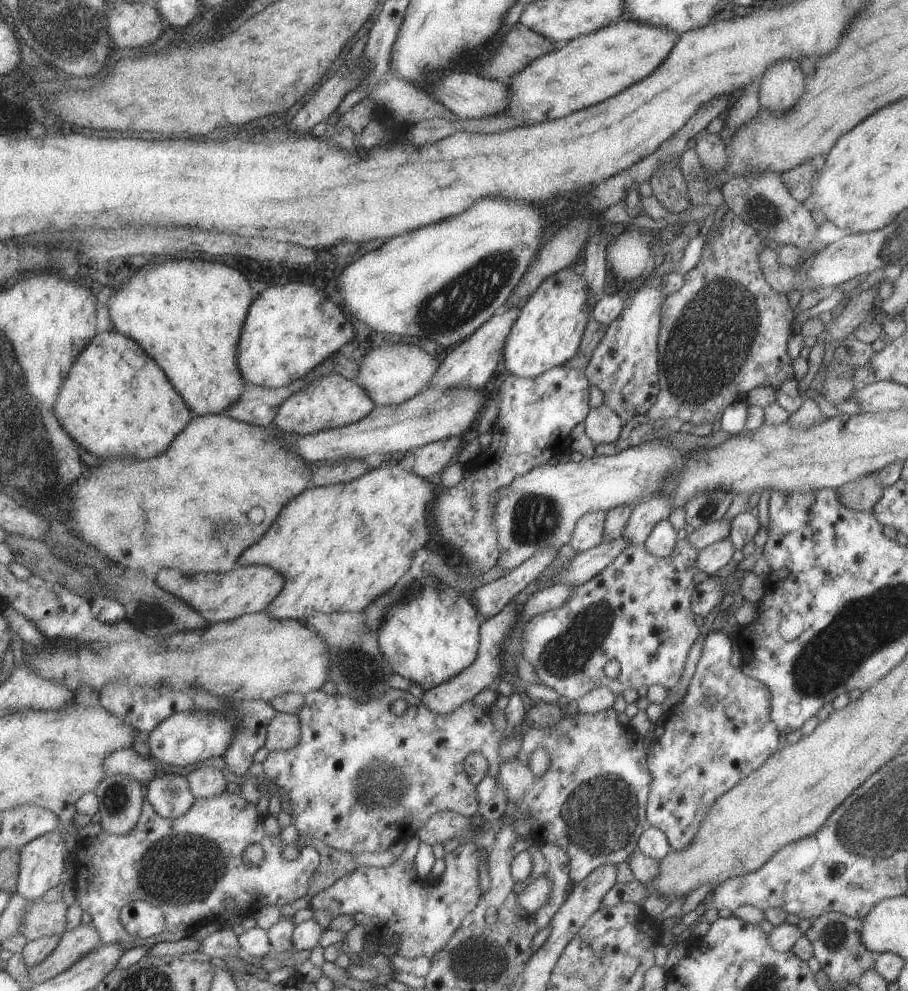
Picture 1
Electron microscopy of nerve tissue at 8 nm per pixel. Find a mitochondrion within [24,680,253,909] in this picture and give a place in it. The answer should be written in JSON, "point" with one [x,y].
{"point":[182,868]}

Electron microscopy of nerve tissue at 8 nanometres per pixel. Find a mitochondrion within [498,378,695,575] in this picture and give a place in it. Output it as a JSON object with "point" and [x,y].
{"point":[537,519]}

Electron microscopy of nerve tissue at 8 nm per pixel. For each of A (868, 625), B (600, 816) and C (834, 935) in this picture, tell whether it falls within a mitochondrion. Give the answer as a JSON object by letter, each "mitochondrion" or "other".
{"A":"mitochondrion","B":"mitochondrion","C":"mitochondrion"}

